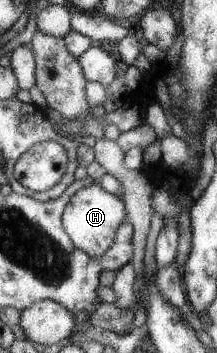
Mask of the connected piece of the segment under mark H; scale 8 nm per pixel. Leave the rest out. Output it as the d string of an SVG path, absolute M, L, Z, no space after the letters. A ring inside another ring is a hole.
M95 182L78 189L66 202L61 214L61 223L73 245L89 257L100 256L113 242L115 232L125 218L125 206L117 196L101 189Z

